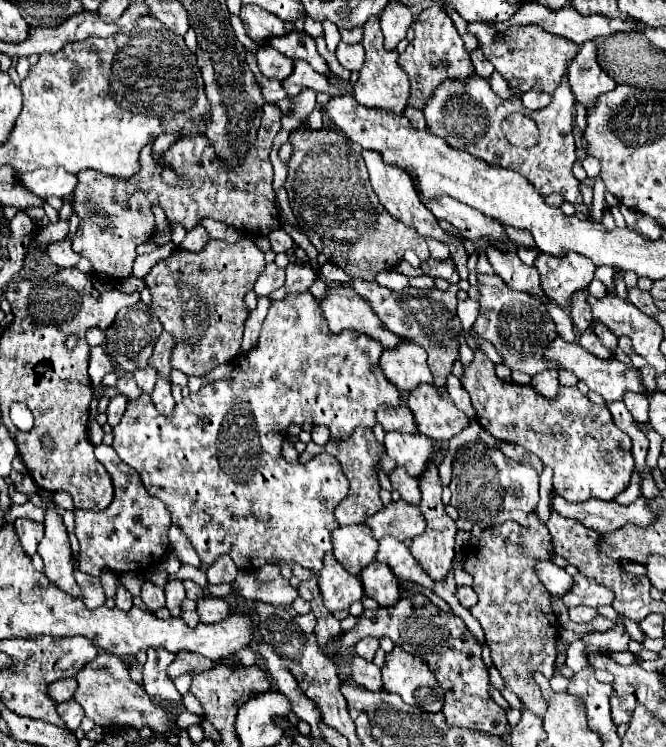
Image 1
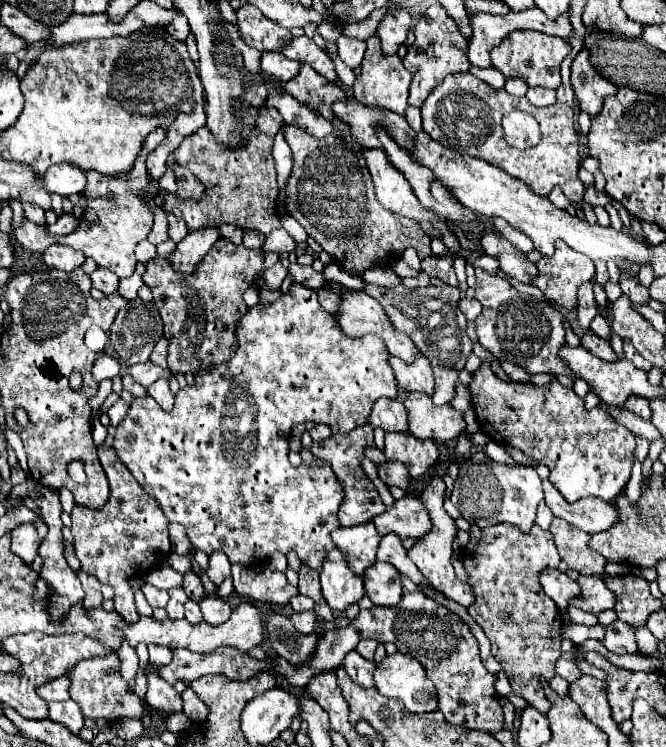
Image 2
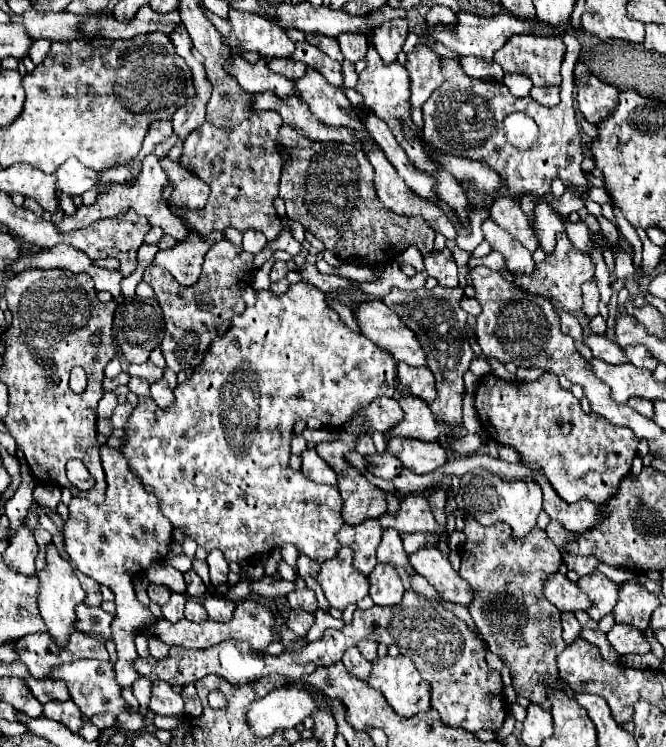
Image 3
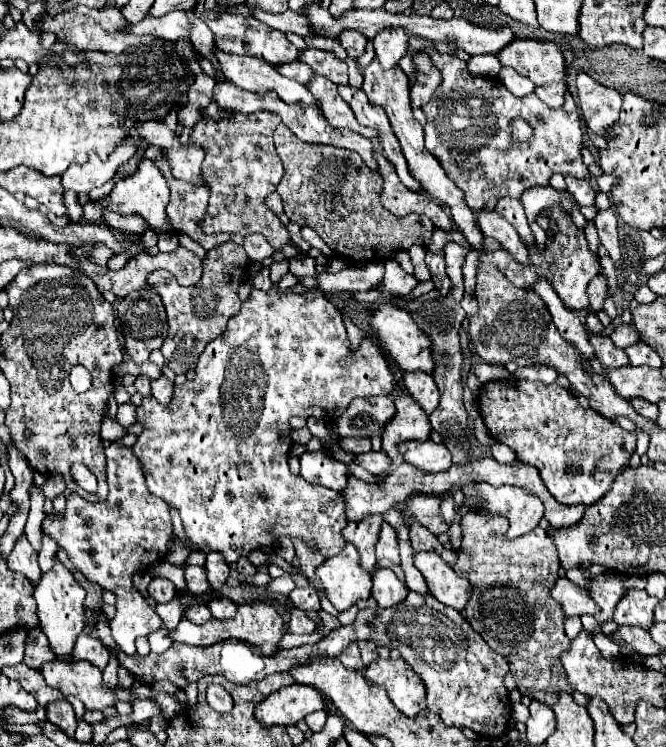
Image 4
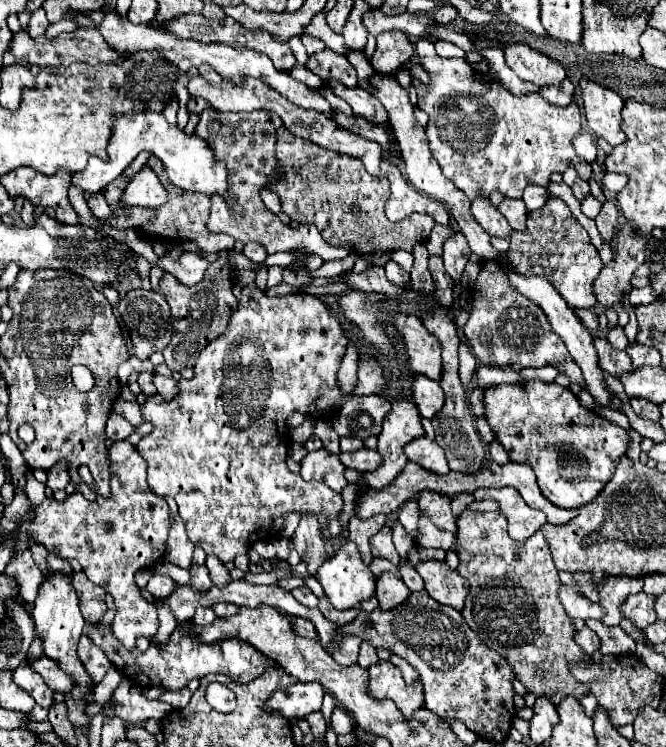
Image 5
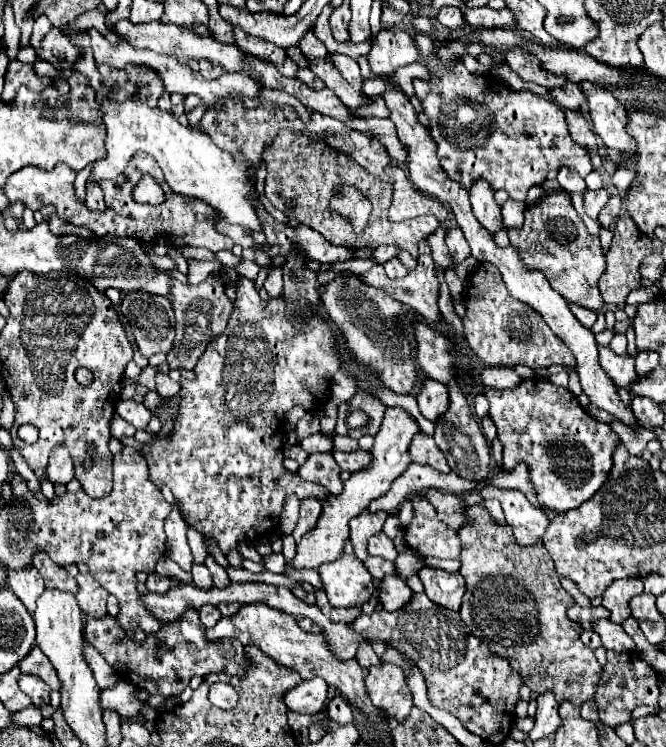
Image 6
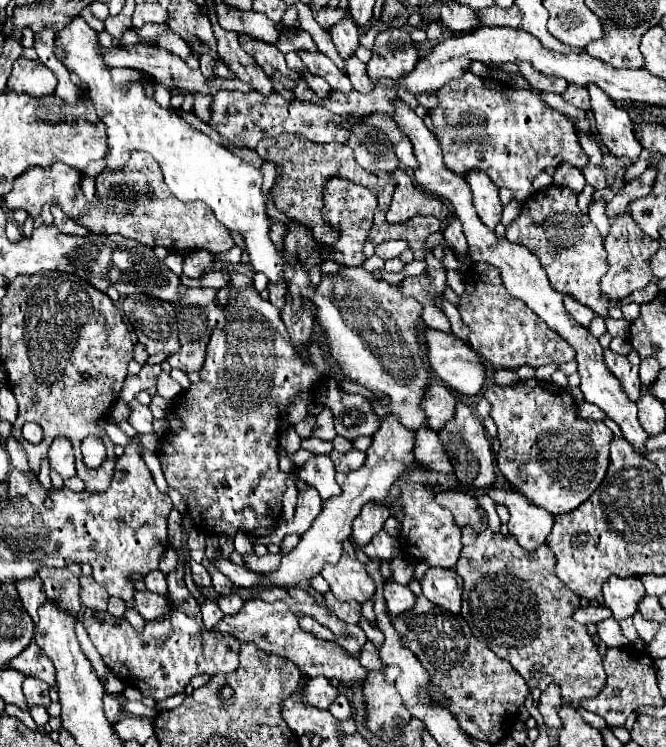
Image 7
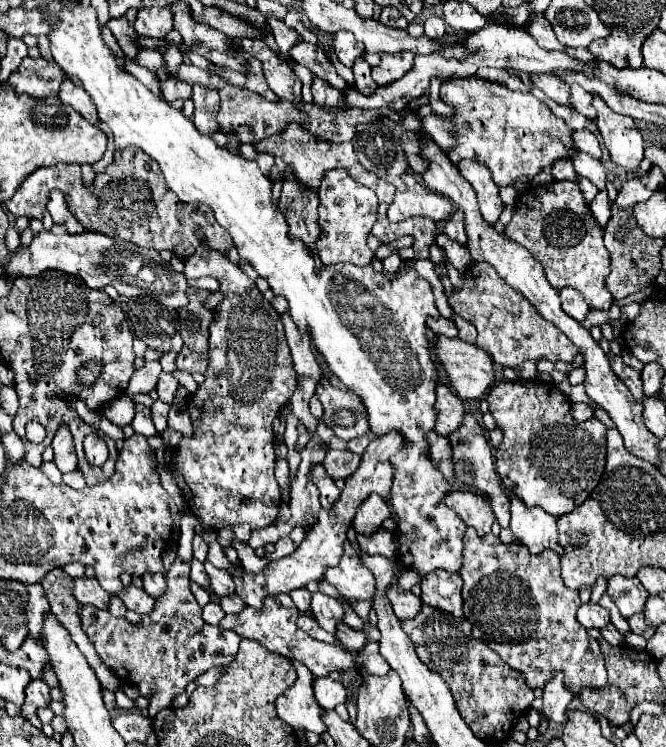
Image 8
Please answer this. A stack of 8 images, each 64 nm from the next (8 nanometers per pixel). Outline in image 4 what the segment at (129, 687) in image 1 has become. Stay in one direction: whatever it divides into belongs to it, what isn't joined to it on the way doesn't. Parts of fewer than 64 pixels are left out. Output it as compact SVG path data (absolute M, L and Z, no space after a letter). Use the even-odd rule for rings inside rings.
M86 660L78 662L54 662L40 668L48 686L60 688L66 696L76 696L84 702L86 710L104 710L116 706L116 688L108 688L102 678L102 670Z

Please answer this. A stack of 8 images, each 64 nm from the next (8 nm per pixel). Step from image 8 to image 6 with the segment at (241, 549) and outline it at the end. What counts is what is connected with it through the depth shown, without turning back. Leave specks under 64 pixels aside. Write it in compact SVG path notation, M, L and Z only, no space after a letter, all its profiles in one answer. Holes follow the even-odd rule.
M272 554L264 560L264 566L266 566L266 570L270 570L274 574L282 574L284 568L286 568L286 560L284 560L282 554Z

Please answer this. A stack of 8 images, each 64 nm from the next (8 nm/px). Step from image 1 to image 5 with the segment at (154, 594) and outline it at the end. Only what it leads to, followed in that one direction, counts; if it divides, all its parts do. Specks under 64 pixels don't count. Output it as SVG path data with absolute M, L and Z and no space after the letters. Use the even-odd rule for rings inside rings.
M152 576L150 578L150 582L148 582L148 586L146 586L146 590L154 596L154 598L158 598L158 600L166 600L172 592L174 592L174 588L176 588L176 584L174 584L174 580L172 578L168 578L168 576Z

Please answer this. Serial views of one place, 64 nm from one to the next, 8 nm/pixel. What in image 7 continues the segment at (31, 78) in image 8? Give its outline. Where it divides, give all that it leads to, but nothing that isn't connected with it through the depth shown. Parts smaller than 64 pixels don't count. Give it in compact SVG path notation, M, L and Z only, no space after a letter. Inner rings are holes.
M18 58L14 62L10 78L8 78L8 90L12 90L12 92L28 92L28 94L40 96L40 94L44 94L40 82L46 82L46 80L48 80L46 92L54 94L56 76L52 74L52 70L46 68L44 64L40 64L38 60L32 62L32 60L26 60L26 58Z

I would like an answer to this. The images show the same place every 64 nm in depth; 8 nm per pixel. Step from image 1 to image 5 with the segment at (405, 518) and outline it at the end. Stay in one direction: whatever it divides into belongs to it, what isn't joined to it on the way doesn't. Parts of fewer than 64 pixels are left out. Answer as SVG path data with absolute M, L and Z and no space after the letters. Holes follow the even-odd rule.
M422 492L418 496L418 508L422 516L428 516L436 528L456 532L456 522L450 510L450 498L436 492Z

